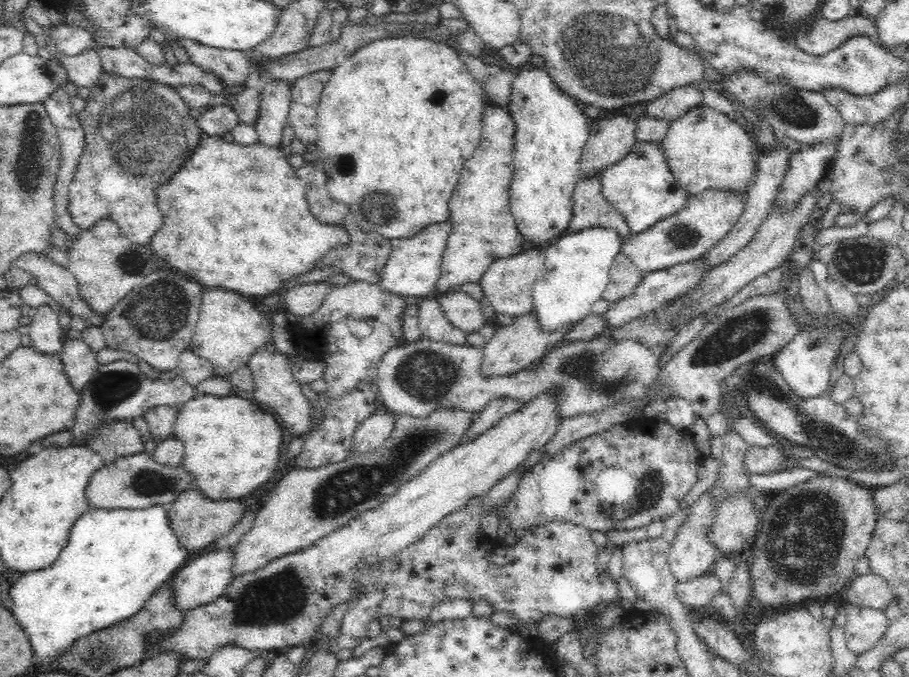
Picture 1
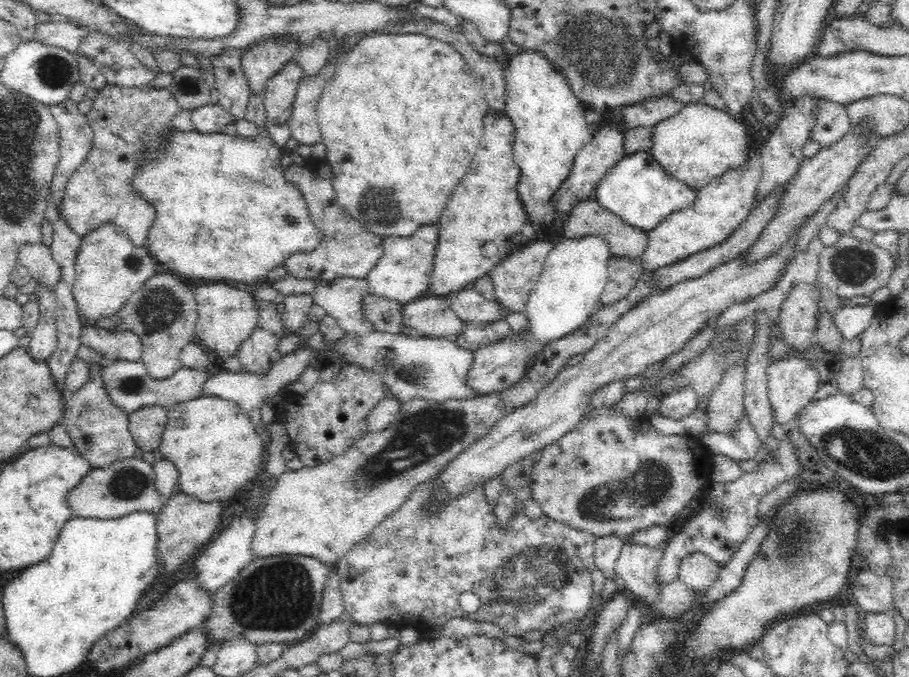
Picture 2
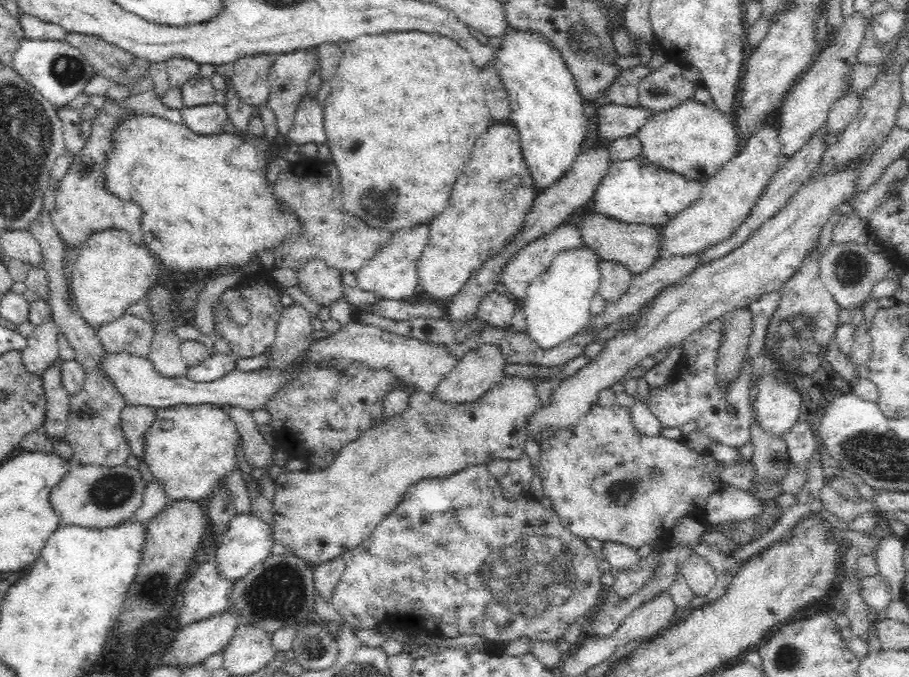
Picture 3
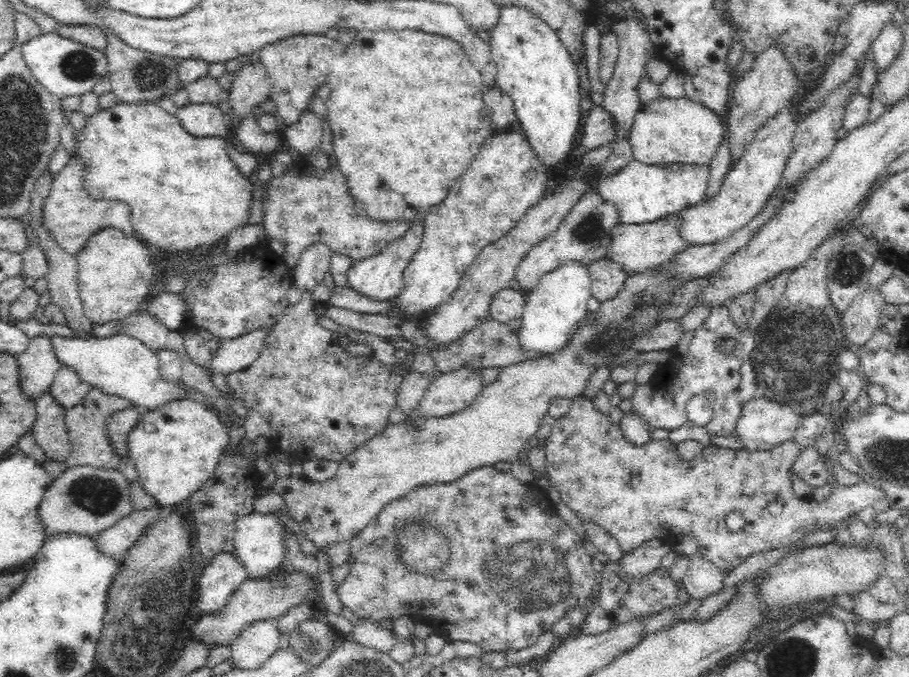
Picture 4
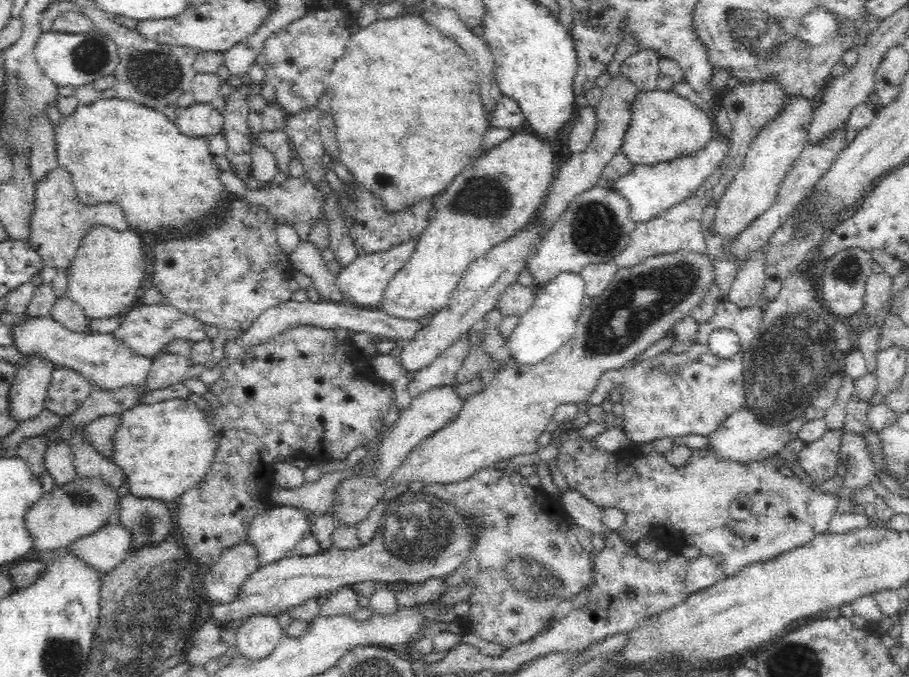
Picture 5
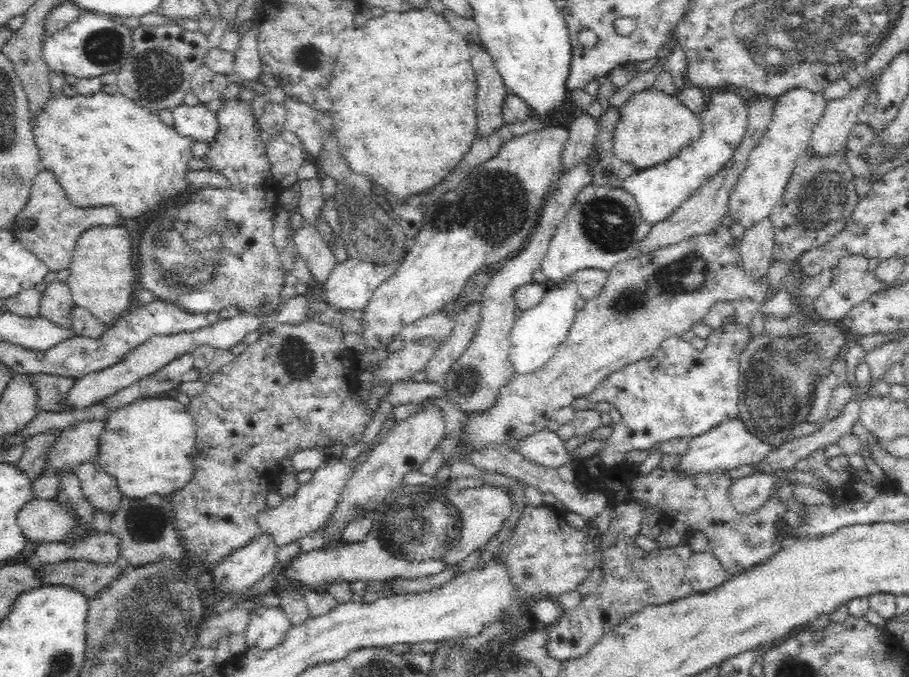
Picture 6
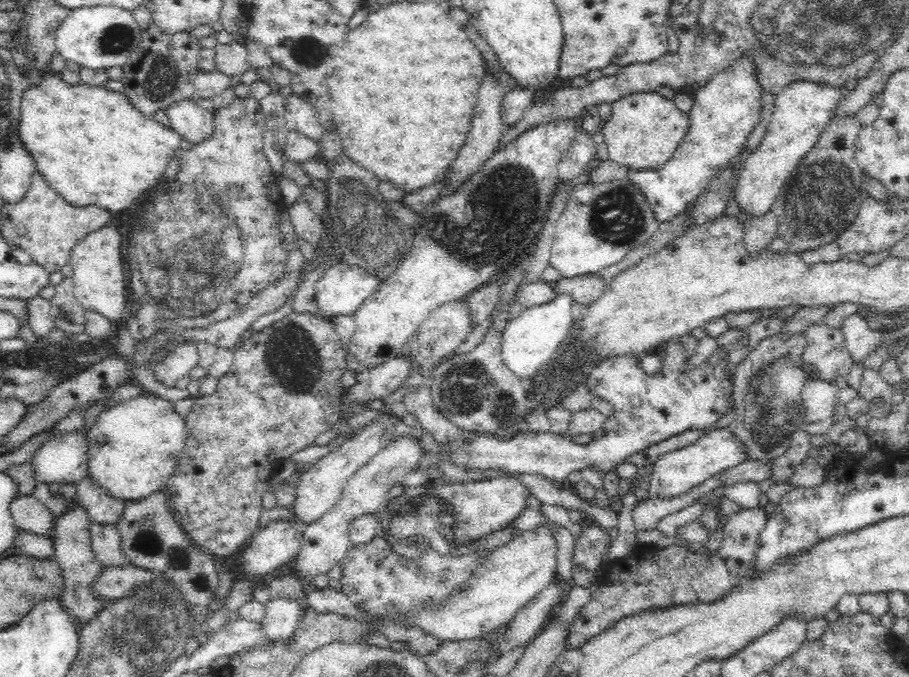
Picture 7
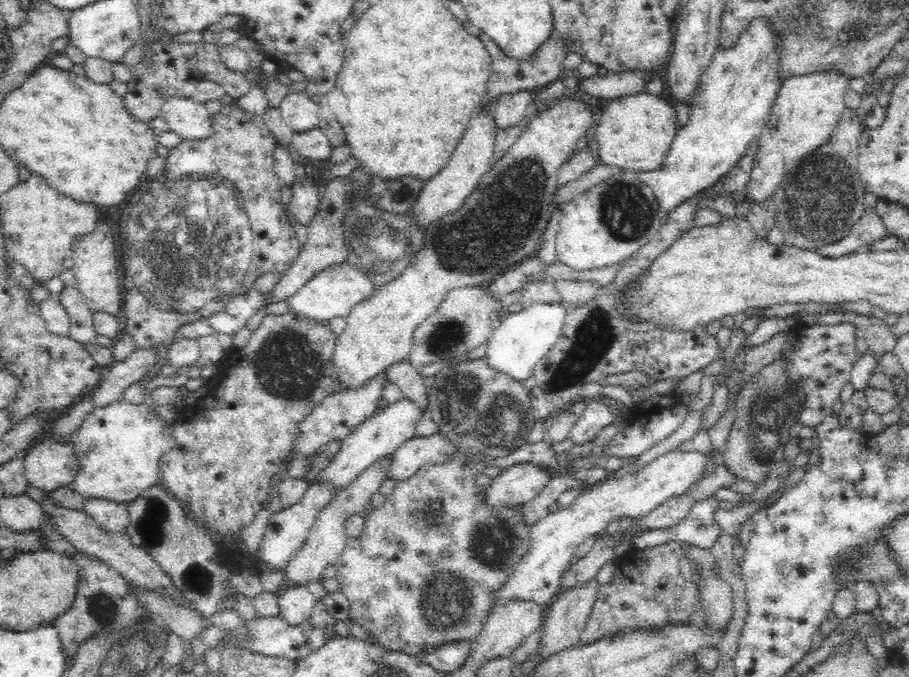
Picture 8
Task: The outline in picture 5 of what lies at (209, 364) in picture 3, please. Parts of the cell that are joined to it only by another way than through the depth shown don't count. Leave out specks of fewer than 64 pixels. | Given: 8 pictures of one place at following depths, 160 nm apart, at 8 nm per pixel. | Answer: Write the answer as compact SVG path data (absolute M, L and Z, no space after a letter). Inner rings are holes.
M285 300L276 306L267 308L236 340L230 340L225 344L224 356L229 361L233 361L248 347L253 347L258 343L263 343L279 333L286 332L297 326L316 327L323 329L346 329L349 333L368 333L376 334L380 339L390 338L394 342L400 340L412 341L413 338L422 330L422 321L420 320L404 320L388 316L385 312L376 309L367 310L355 307L345 302L336 303L334 301L322 300L321 302L312 302L312 300L304 300L304 302L296 302L296 300Z

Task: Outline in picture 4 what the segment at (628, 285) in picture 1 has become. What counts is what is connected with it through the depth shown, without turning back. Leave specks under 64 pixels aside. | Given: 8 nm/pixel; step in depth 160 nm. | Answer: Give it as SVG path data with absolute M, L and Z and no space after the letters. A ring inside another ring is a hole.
M608 258L592 261L586 266L590 275L591 296L603 301L613 297L628 276L622 265L610 261Z

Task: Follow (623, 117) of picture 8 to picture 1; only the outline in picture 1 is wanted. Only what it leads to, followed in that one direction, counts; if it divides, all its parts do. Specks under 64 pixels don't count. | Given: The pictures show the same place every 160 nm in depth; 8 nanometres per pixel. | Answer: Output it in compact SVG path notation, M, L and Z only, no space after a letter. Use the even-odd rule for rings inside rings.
M705 103L670 121L666 134L658 143L674 178L690 195L706 189L743 191L754 179L752 152L758 147L751 131L745 124Z

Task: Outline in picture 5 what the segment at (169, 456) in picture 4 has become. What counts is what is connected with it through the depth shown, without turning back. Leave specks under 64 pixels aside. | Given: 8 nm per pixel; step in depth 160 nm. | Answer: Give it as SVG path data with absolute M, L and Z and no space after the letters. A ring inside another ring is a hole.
M189 398L140 403L121 413L119 422L112 436L110 460L122 471L132 495L175 501L209 471L218 443L204 415Z

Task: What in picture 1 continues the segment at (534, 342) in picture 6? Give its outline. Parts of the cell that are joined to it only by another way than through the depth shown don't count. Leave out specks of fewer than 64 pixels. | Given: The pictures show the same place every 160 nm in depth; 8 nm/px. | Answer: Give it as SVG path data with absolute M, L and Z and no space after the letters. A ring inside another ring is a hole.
M585 228L566 232L556 244L544 248L544 268L533 284L533 313L542 332L575 325L590 315L596 300L603 298L615 256L623 247L618 234L609 228Z

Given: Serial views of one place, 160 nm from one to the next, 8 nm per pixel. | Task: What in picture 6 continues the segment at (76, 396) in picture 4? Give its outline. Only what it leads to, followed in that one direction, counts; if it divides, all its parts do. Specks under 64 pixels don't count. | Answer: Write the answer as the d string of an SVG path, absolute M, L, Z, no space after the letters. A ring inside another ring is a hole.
M52 374L27 375L27 382L35 390L38 409L62 412L72 408L61 408L57 402L70 390L74 379Z

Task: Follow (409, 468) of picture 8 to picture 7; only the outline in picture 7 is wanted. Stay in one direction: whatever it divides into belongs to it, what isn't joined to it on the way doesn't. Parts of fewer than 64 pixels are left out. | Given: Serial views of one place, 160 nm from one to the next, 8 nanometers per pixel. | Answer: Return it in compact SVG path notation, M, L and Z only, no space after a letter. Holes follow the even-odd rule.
M668 340L664 352L663 369L648 375L640 367L640 360L634 355L614 355L599 362L586 378L586 388L590 395L607 400L613 408L618 426L606 436L596 439L586 446L575 444L568 437L560 437L550 432L532 433L526 431L510 441L496 441L488 436L478 436L474 440L452 440L440 445L440 452L422 451L420 462L414 472L430 472L442 464L442 456L462 470L502 470L512 475L540 475L551 482L566 484L568 474L586 468L607 473L626 462L633 455L646 448L682 434L688 430L711 430L712 424L725 411L725 404L732 397L732 380L727 378L727 346L717 347L708 362L700 364L686 373L683 350Z

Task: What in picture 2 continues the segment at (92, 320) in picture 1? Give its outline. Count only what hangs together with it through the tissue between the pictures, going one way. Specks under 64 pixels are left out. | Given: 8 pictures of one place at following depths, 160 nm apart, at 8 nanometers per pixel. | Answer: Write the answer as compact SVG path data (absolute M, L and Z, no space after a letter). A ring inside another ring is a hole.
M42 242L24 244L17 254L17 263L24 265L33 276L34 280L46 283L54 291L54 285L60 276L60 267L53 259L51 247Z

